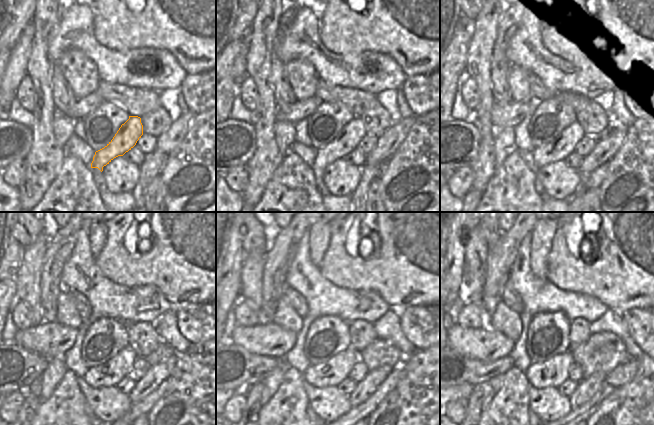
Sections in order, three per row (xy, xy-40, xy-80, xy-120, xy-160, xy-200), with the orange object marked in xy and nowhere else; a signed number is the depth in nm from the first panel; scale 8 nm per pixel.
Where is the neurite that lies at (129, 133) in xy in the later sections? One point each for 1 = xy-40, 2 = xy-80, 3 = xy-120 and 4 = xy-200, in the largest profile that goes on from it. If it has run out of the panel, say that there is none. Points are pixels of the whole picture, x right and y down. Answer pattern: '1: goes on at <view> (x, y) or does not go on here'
1: goes on at xy-40 (347, 140)
2: goes on at xy-80 (559, 148)
3: goes on at xy-120 (110, 373)
4: goes on at xy-200 (551, 373)

